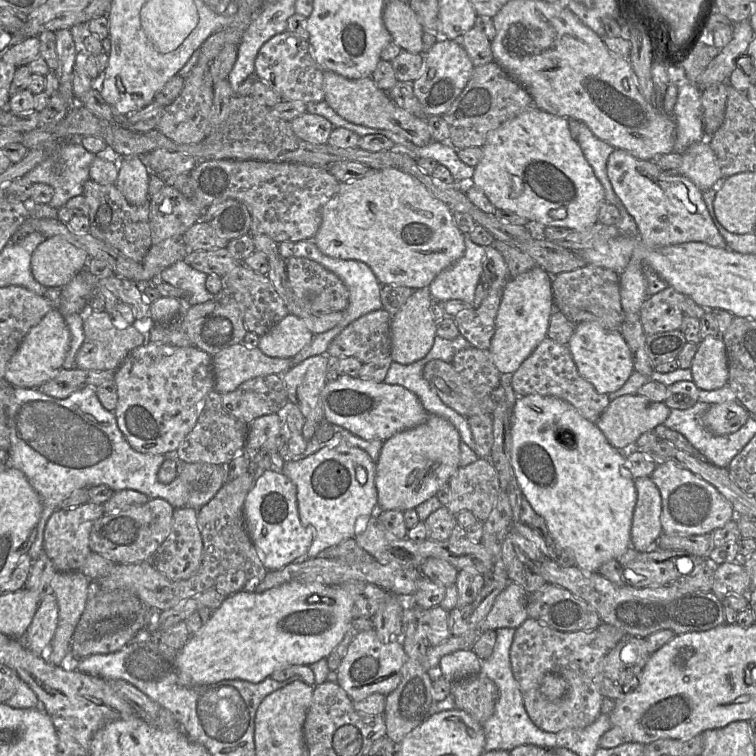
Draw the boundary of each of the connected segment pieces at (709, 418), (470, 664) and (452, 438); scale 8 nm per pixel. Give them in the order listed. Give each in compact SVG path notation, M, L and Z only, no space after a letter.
M735 402L713 404L702 418L703 425L715 435L738 431L751 414Z
M472 649L457 650L440 659L438 675L454 682L458 679L479 674L481 662Z
M429 415L423 424L385 440L376 462L375 486L379 508L404 512L435 496L460 467L460 442L457 429L437 415Z

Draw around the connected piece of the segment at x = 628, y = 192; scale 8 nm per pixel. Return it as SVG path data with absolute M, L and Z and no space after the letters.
M615 149L607 160L607 176L614 192L634 218L642 244L650 249L687 242L702 242L716 248L726 243L714 225L703 192L683 175L666 174L651 160L636 158Z

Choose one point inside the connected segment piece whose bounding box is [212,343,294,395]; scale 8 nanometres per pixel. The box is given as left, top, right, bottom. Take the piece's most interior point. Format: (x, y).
(234, 365)

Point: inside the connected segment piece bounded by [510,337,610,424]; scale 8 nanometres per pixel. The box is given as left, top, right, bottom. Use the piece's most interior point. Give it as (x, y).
(550, 370)

